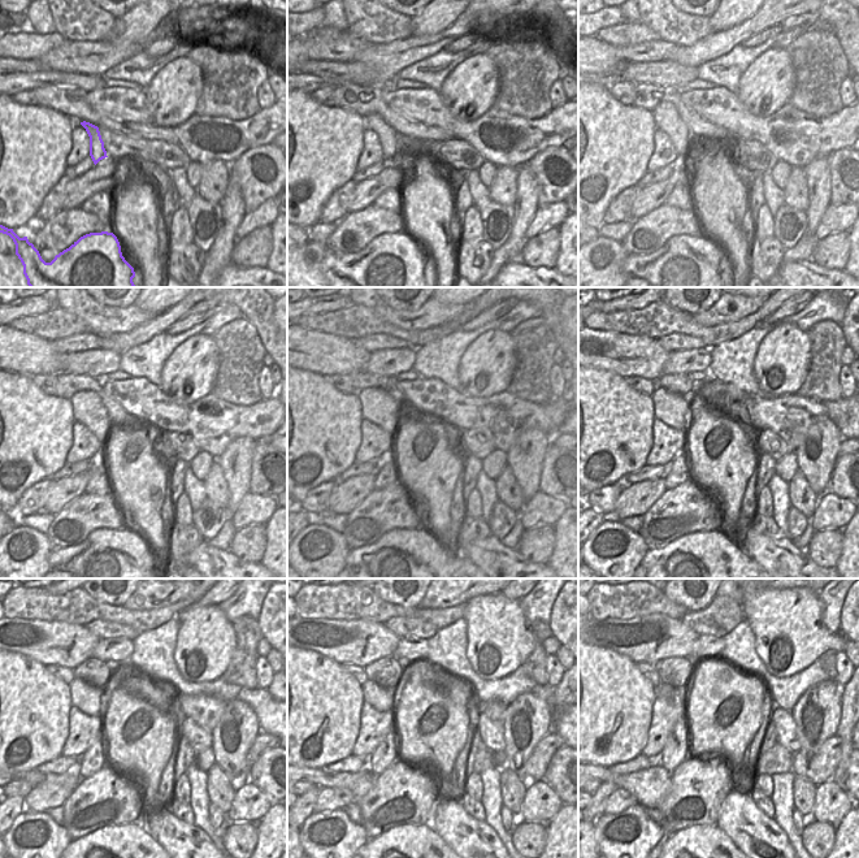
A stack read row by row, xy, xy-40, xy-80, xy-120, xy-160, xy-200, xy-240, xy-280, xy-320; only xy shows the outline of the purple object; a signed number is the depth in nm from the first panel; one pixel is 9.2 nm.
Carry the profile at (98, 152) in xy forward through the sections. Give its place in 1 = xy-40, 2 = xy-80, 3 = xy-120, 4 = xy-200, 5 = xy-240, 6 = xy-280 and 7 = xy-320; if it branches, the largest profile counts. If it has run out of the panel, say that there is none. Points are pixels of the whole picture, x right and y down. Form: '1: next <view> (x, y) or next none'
1: next xy-40 (387, 135)
2: next xy-80 (667, 117)
3: next xy-120 (89, 408)
4: next xy-200 (672, 408)
5: next xy-240 (85, 697)
6: next xy-280 (380, 698)
7: next xy-320 (667, 692)

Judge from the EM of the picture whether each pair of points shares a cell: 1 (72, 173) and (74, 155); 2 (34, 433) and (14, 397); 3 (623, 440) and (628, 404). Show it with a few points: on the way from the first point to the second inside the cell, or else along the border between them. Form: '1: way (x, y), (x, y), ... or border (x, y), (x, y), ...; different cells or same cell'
1: border (89, 154), (66, 167); different cells
2: way (25, 424), (14, 414), (14, 406); same cell
3: way (623, 430), (623, 414); same cell

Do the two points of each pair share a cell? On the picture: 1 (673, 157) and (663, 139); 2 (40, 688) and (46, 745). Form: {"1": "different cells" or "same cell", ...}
{"1": "same cell", "2": "same cell"}

